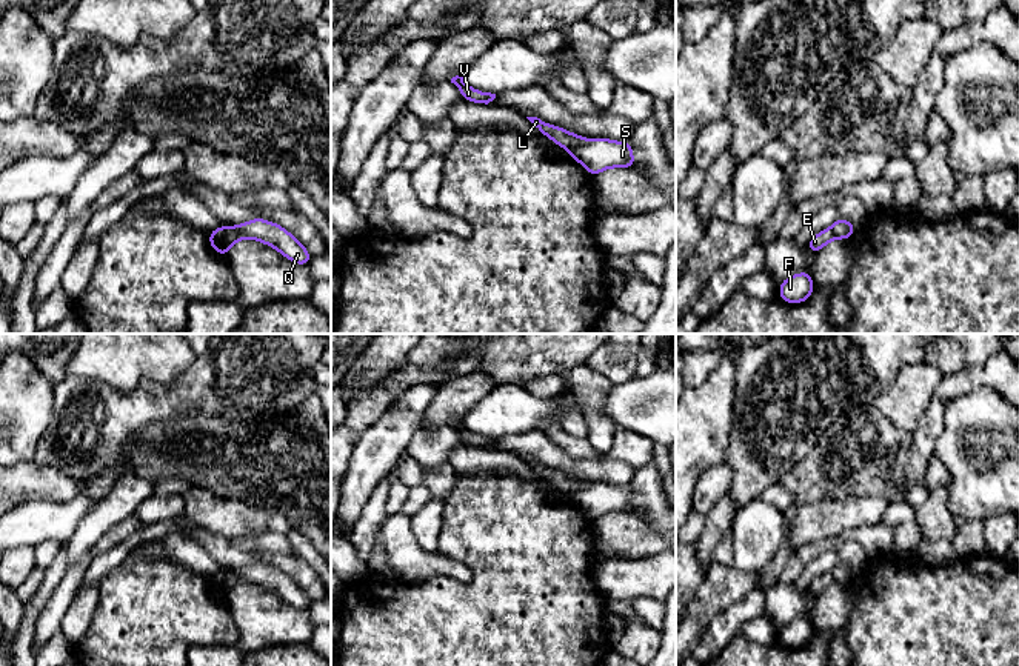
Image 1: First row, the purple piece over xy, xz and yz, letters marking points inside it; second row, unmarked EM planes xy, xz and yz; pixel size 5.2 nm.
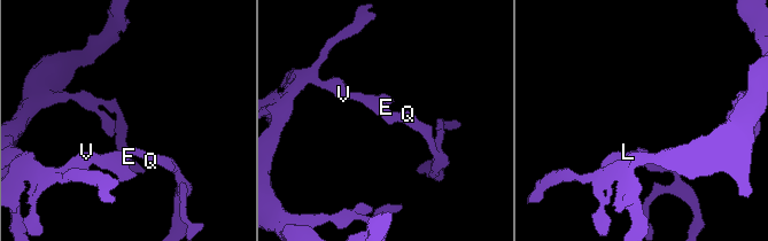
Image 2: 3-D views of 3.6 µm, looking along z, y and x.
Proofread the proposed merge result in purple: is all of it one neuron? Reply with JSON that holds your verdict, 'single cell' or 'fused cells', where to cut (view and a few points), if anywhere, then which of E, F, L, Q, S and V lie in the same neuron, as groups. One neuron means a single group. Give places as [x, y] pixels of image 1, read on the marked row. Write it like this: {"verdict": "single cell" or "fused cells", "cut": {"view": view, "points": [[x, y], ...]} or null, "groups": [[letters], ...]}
{"verdict": "fused cells", "cut": {"view": "xz", "points": [[590, 140], [568, 151]]}, "groups": [["E", "F", "L", "V"], ["Q", "S"]]}

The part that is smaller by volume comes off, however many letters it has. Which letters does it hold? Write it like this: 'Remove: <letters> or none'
Remove: Q, S

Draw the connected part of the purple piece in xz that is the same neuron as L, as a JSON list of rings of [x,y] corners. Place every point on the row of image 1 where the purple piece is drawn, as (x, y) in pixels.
[[[526,117],[526,118],[540,131],[540,134],[546,135],[550,140],[553,140],[568,152],[590,142],[588,138],[565,131],[560,126],[545,123],[537,117]]]

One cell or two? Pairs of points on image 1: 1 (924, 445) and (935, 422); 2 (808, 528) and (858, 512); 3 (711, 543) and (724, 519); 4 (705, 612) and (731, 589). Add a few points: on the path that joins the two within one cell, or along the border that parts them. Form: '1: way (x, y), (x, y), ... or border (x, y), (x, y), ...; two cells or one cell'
1: way (924, 439), (928, 428); one cell
2: way (821, 520), (845, 516); one cell
3: way (711, 537), (718, 525); one cell
4: way (711, 606), (725, 592); one cell

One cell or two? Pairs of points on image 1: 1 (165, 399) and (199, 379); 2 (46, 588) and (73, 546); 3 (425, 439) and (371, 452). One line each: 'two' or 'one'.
1: one
2: two
3: two

